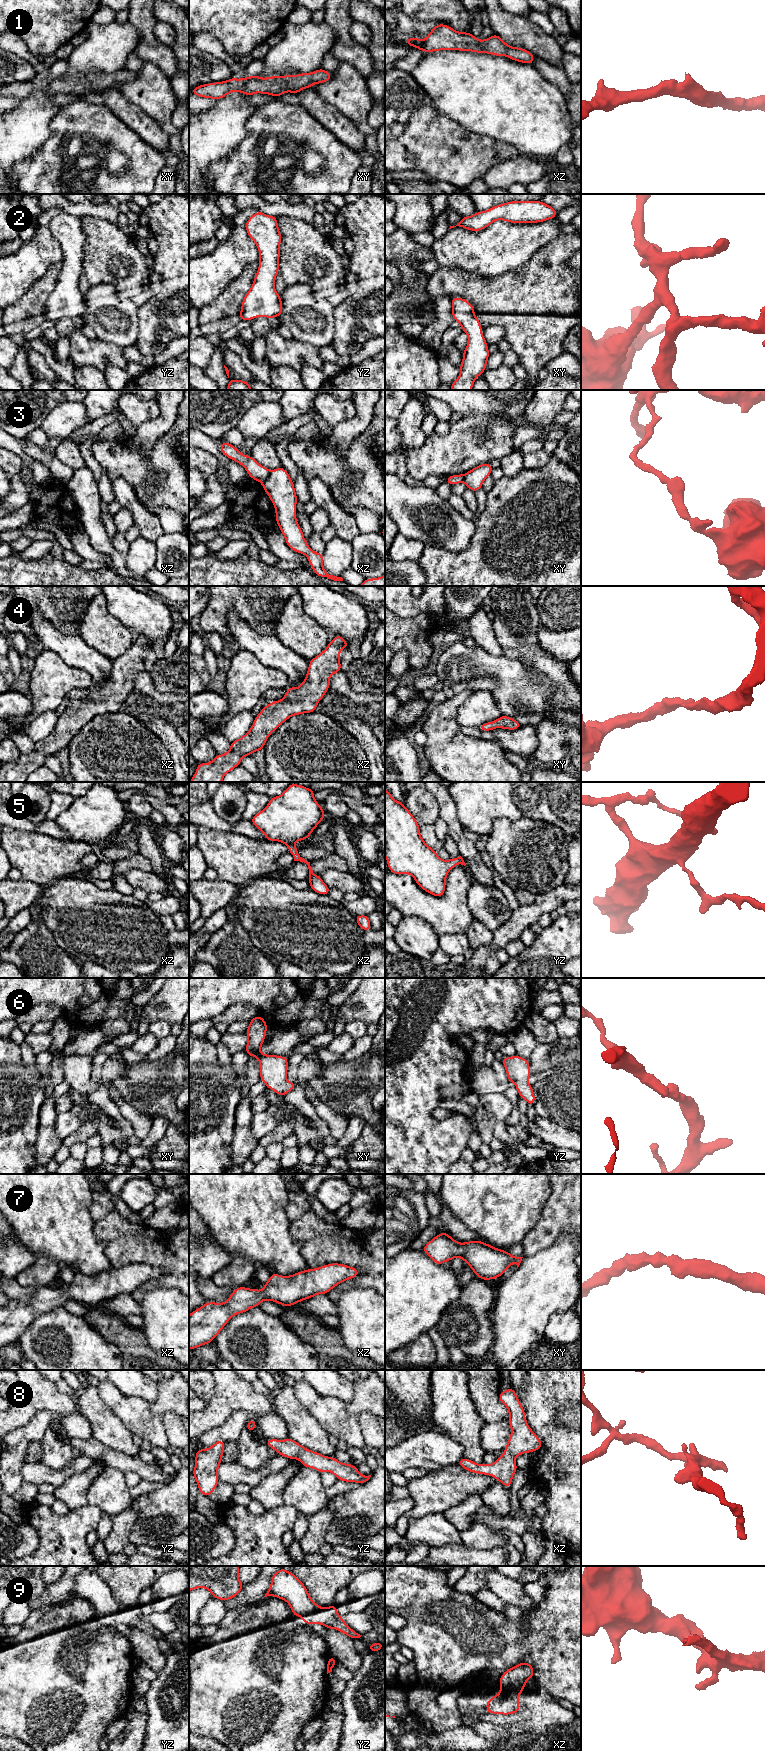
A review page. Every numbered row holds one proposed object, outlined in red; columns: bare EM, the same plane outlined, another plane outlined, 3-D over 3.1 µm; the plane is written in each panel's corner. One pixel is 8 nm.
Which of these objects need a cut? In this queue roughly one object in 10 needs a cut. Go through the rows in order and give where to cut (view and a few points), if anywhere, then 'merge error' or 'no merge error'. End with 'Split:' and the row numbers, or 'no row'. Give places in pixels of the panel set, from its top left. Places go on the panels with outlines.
1: cut none; no merge error
2: cut none; no merge error
3: cut xz (270, 471), (269, 475), (262, 482); merge error
4: cut none; no merge error
5: cut none; no merge error
6: cut none; no merge error
7: cut none; no merge error
8: cut none; no merge error
9: cut none; no merge error
Split: 3

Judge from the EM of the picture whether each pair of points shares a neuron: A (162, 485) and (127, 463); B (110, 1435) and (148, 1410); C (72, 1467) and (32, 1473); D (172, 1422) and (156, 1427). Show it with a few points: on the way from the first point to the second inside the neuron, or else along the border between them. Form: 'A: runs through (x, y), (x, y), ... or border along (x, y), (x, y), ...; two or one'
A: runs through (153, 477), (136, 469); one
B: border along (109, 1408), (132, 1434); two
C: runs through (62, 1474), (42, 1474); one
D: border along (167, 1410), (162, 1416), (162, 1423), (169, 1445); two

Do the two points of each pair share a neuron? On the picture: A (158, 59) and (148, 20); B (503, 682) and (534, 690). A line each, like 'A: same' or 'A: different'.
A: same
B: same

